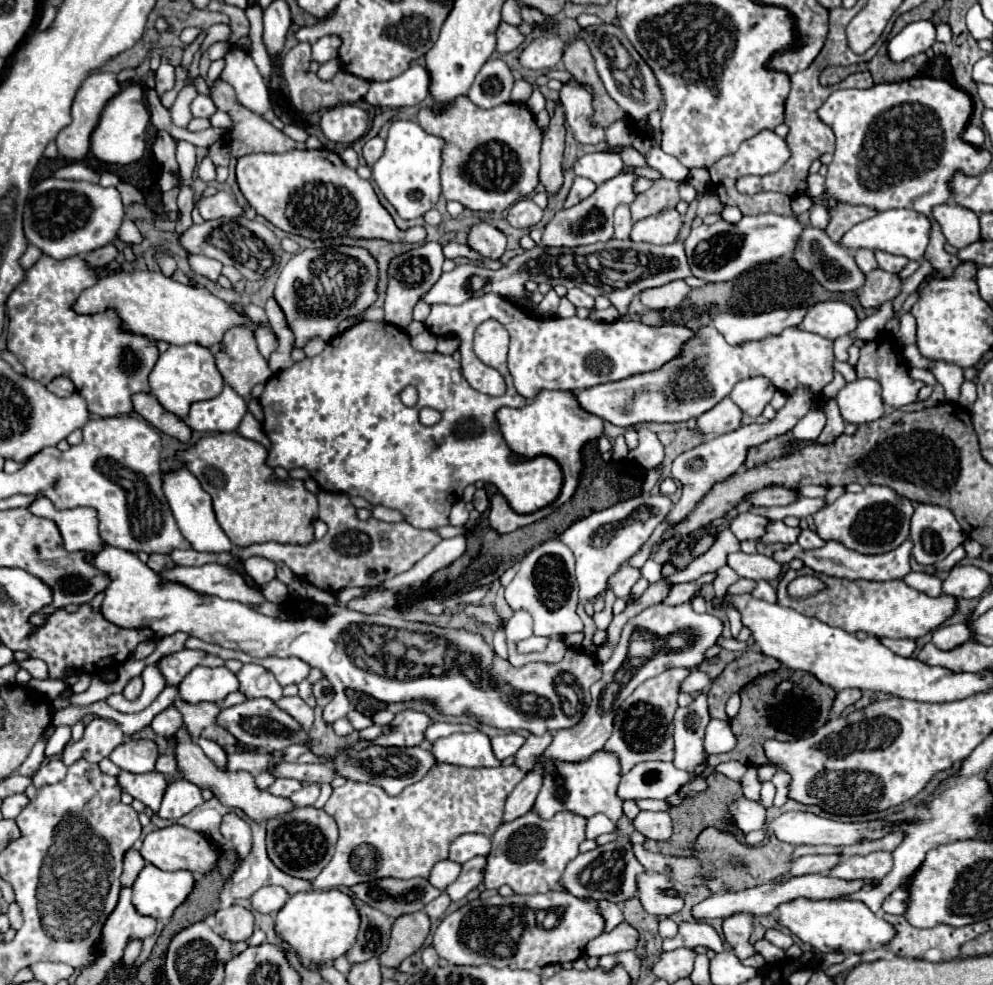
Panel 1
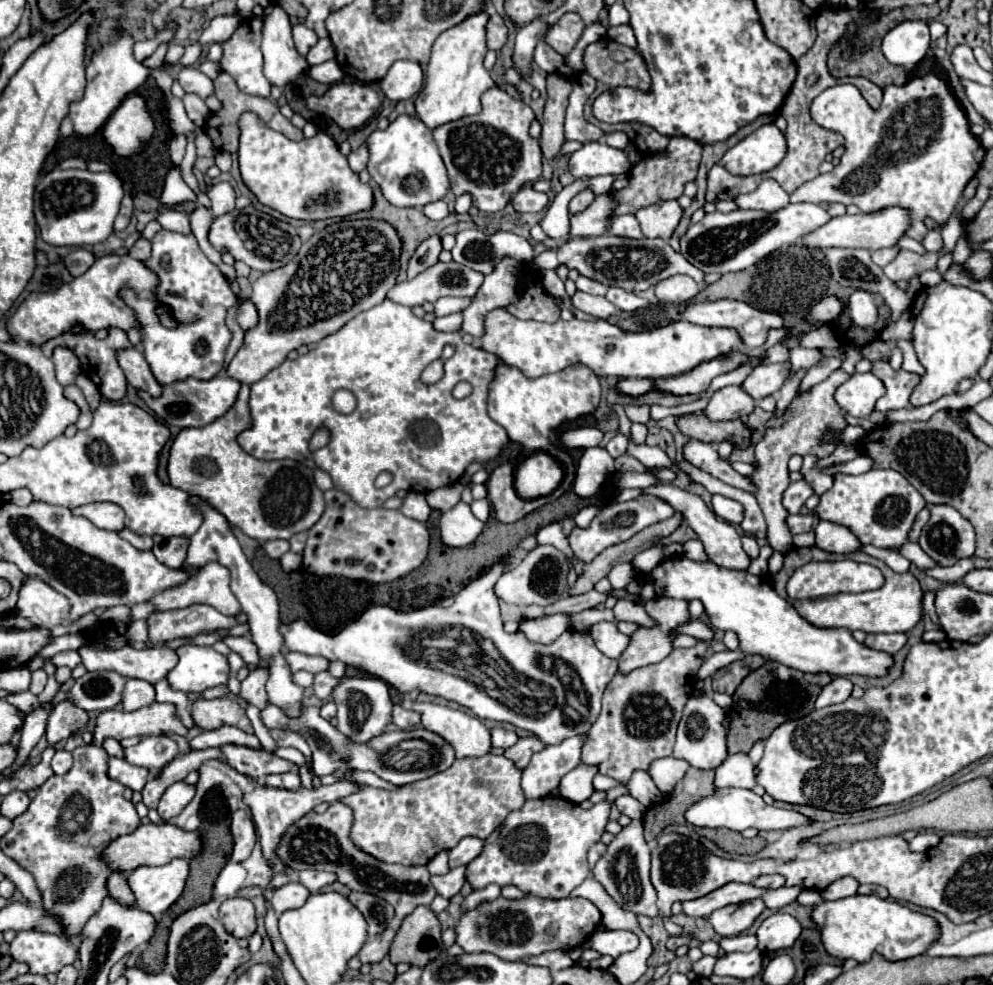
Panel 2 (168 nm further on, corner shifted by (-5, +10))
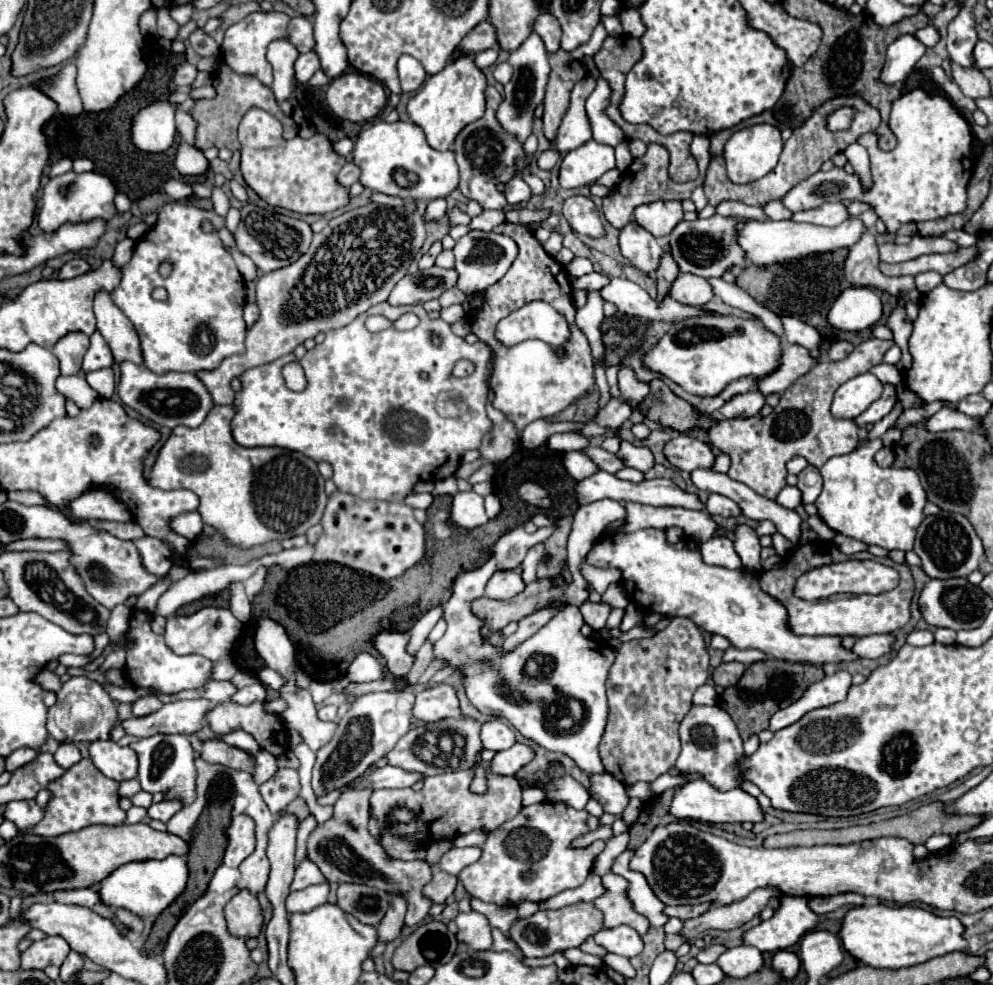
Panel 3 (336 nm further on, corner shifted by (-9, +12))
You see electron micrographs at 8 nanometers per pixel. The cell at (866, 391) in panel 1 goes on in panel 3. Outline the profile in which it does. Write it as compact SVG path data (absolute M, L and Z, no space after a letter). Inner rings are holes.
M871 372L859 374L847 380L835 392L835 400L831 406L831 414L835 418L857 418L865 412L883 392L883 384Z

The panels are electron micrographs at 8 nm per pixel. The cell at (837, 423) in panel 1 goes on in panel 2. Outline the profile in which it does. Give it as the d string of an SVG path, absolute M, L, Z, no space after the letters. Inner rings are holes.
M807 456L803 460L803 466L801 466L801 474L803 474L803 480L811 486L813 494L821 496L823 492L827 492L831 486L833 486L833 478L827 476L819 466L815 466L817 458L811 458Z

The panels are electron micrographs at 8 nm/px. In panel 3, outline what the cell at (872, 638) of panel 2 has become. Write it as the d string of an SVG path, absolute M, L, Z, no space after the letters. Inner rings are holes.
M873 634L873 636L857 638L857 642L853 646L853 652L859 658L879 658L879 656L887 654L893 644L895 644L893 634Z

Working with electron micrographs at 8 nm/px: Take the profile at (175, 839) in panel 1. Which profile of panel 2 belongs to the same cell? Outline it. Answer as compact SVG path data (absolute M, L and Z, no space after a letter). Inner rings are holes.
M143 824L131 834L115 838L101 854L107 868L113 872L131 872L139 866L163 866L173 858L193 858L201 850L201 838L197 832L185 832L173 824Z

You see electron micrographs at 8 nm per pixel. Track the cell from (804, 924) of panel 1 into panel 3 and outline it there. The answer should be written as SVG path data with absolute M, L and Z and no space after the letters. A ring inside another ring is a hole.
M855 906L841 920L841 944L857 960L873 968L905 968L931 958L965 950L963 924L955 916L937 916L915 906Z

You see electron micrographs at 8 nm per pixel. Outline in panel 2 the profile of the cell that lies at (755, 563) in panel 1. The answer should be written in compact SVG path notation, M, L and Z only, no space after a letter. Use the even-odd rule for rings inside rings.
M653 484L649 488L645 488L641 494L649 494L649 496L655 496L667 504L671 504L677 512L683 514L685 520L689 520L687 524L697 532L699 540L705 542L705 554L709 556L709 562L717 564L717 566L723 566L723 568L731 568L731 570L747 570L749 566L749 556L745 554L745 550L741 548L741 536L737 534L737 530L729 524L729 522L723 522L721 518L717 518L709 508L707 504L697 496L697 494L691 494L687 490L681 490L677 486L671 486L671 484Z

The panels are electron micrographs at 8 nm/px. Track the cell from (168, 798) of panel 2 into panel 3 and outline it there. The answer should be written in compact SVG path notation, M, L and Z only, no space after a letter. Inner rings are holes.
M163 800L159 804L153 804L147 812L149 812L149 818L157 818L161 822L167 822L181 808L183 808L183 804L179 804L179 800Z

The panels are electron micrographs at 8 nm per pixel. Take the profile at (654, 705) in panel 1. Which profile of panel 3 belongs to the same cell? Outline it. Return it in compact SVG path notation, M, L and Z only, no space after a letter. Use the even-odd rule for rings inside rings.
M673 618L671 624L657 632L653 638L641 638L623 642L617 650L615 664L607 680L607 698L609 698L609 718L599 744L599 758L605 772L615 776L625 786L631 786L639 780L651 782L657 776L665 774L675 766L675 760L681 752L679 744L679 724L691 708L693 692L707 682L709 676L709 654L701 630L689 618Z

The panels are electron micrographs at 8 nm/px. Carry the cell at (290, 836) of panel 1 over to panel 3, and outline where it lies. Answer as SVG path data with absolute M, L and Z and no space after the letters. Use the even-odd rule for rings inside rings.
M343 790L335 802L335 814L319 824L307 840L307 858L321 868L329 882L355 882L399 894L407 900L407 926L419 926L429 916L431 900L423 896L423 884L431 880L431 866L425 860L395 860L383 852L381 842L369 834L369 796L371 790Z

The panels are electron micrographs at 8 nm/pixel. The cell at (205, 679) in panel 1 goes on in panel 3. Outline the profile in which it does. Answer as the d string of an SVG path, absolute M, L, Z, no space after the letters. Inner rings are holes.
M133 612L131 624L129 624L129 638L135 642L133 648L127 648L127 668L125 674L131 680L133 686L141 688L157 688L167 694L175 694L181 690L191 690L191 688L201 688L211 680L213 672L213 662L207 660L205 656L199 654L187 654L179 656L167 648L163 636L153 634L149 626L151 616L147 612Z

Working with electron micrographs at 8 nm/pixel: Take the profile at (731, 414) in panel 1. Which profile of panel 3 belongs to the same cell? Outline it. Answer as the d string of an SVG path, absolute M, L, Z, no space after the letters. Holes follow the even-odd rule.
M749 390L745 394L737 394L733 396L719 412L723 418L749 418L749 416L757 416L759 410L765 404L765 396L759 390Z

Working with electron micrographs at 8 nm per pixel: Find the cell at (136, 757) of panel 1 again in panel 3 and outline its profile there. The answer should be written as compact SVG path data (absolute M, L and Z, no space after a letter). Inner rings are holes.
M155 734L149 738L141 738L131 744L139 758L139 782L141 788L155 794L155 792L167 792L167 798L181 798L181 802L187 806L195 798L195 752L183 734Z

